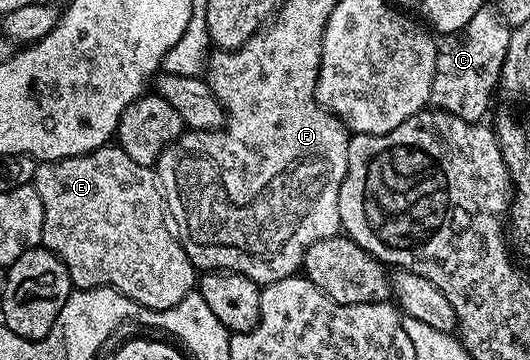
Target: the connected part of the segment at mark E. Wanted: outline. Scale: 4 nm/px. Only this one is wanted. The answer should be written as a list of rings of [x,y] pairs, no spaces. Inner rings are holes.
[[[106,145],[86,155],[76,155],[70,159],[61,159],[57,162],[38,162],[37,172],[33,175],[32,186],[36,187],[39,197],[43,201],[41,246],[48,251],[55,252],[61,258],[74,288],[102,289],[101,287],[114,287],[119,294],[126,295],[131,302],[137,303],[133,305],[147,311],[171,311],[180,308],[184,304],[181,302],[188,297],[189,290],[192,287],[194,290],[199,279],[199,271],[181,247],[180,239],[176,238],[171,230],[171,223],[167,218],[165,196],[161,194],[161,185],[157,182],[157,173],[153,167],[144,167],[139,165],[139,161],[131,161],[131,157],[127,157],[127,153],[121,147]]]

